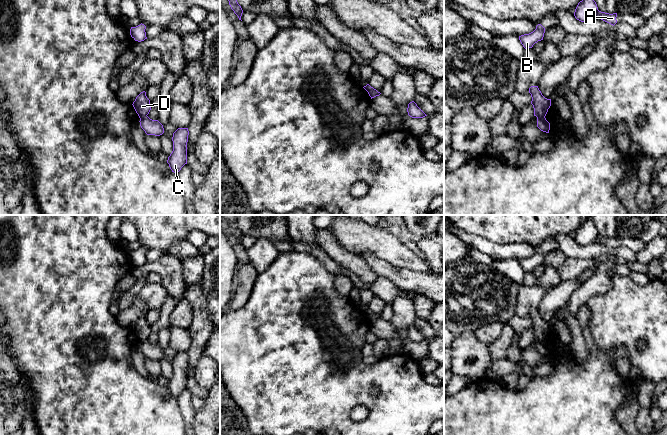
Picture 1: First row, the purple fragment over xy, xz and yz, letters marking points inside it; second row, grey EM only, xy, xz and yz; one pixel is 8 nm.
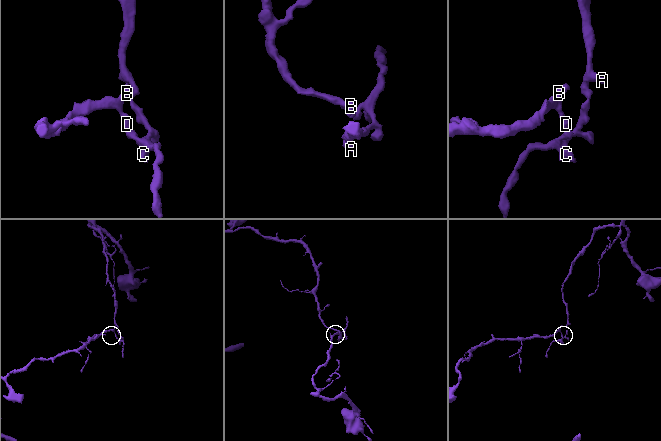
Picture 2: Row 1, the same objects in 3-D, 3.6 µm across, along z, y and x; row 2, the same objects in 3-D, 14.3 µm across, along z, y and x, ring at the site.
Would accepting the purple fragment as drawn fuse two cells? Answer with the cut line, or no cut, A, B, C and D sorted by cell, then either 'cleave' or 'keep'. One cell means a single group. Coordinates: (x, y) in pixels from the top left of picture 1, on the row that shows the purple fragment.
cut yz (537, 116), (544, 117); groups A C / B D; cleave

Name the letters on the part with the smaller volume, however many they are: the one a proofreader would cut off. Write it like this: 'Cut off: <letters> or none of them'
Cut off: B, D

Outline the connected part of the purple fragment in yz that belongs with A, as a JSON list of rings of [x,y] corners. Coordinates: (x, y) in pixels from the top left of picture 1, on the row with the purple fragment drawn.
[[[594,0],[580,1],[575,9],[574,16],[581,22],[599,18],[613,26],[617,23],[617,13],[609,14],[599,11]]]

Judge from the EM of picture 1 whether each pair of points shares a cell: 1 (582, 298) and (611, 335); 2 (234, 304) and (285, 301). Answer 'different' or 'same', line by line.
1: different
2: different

